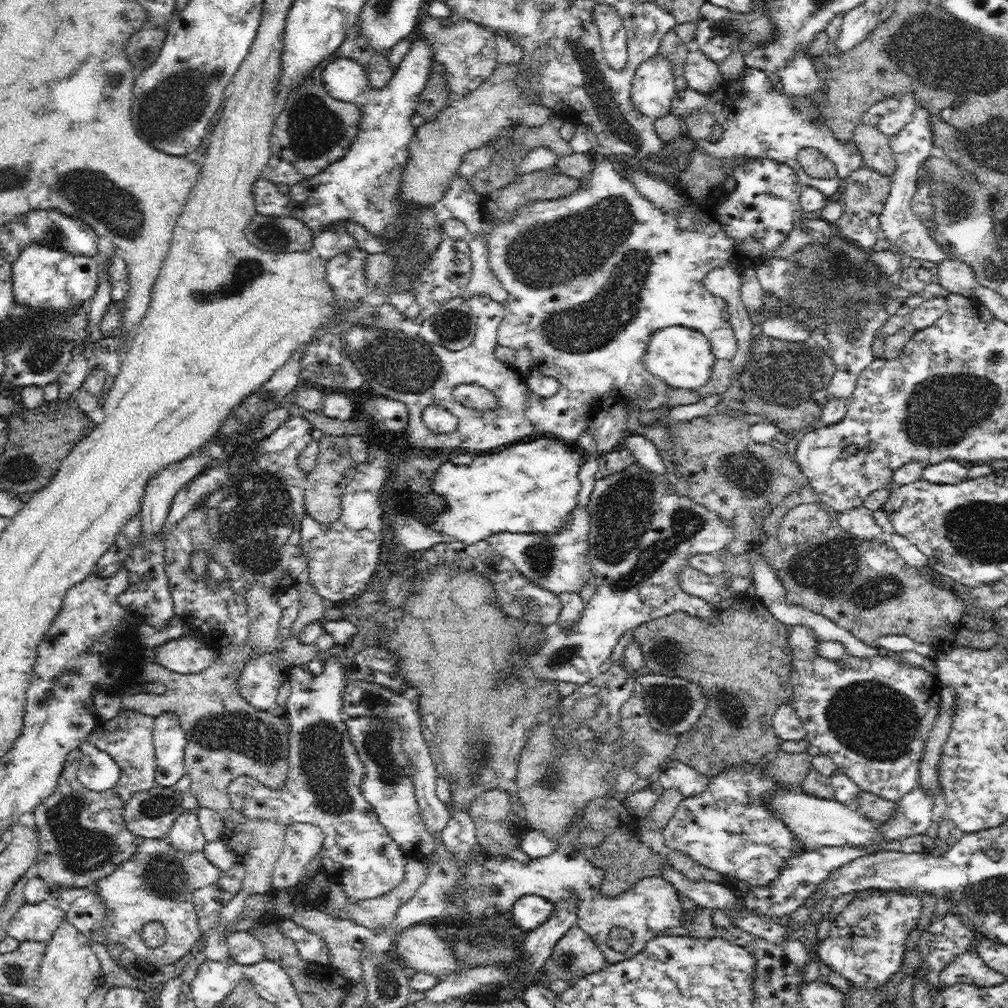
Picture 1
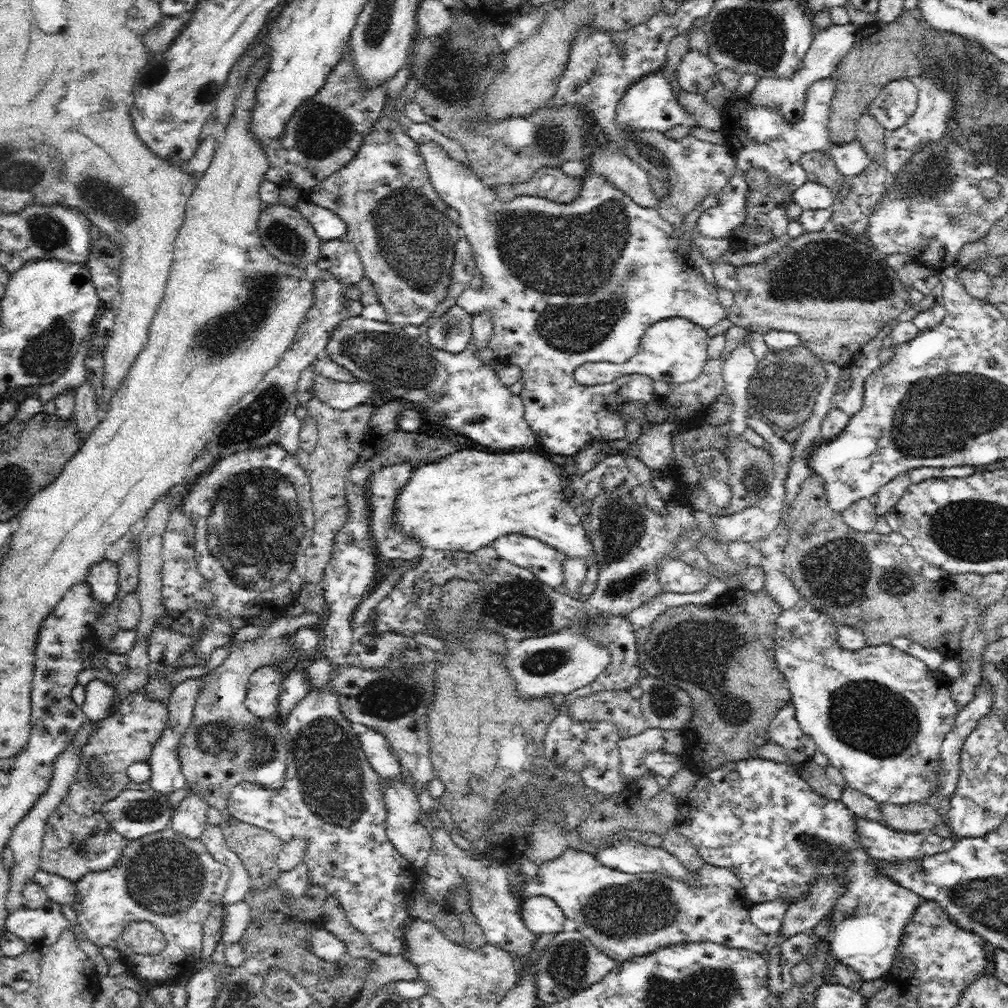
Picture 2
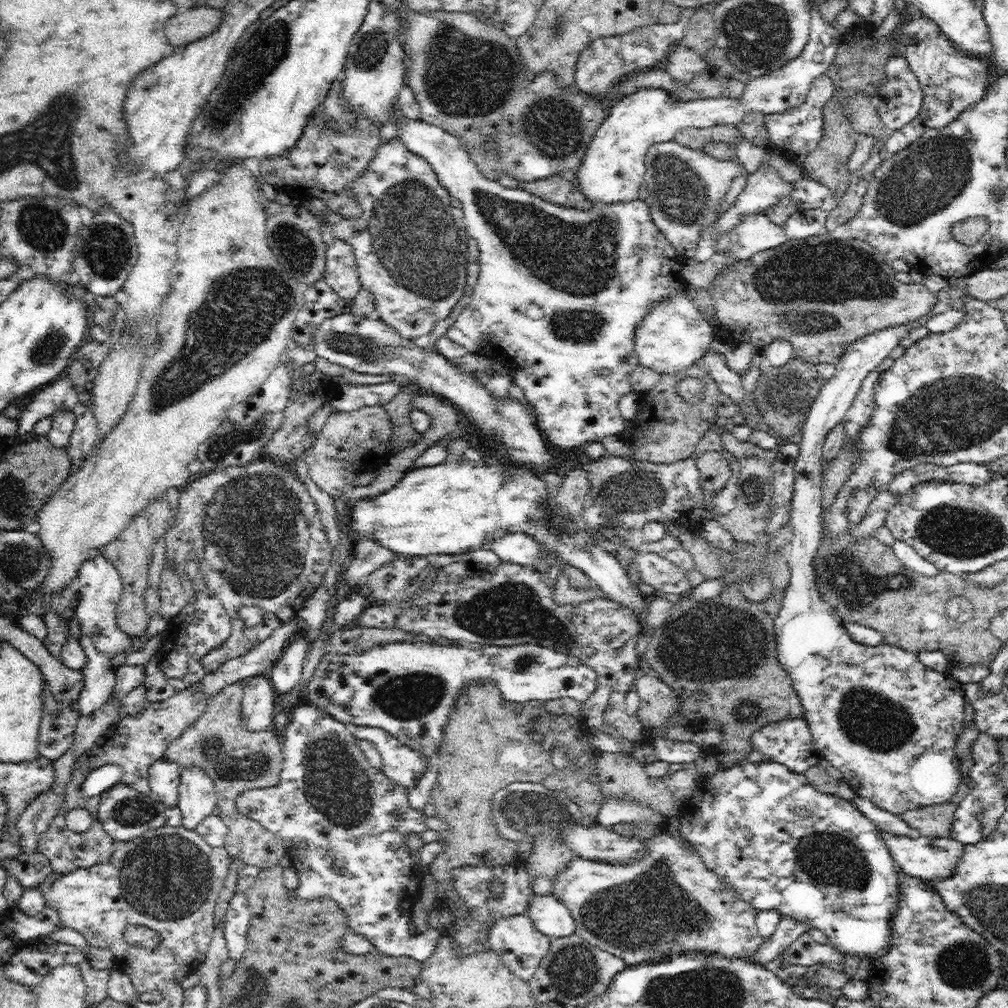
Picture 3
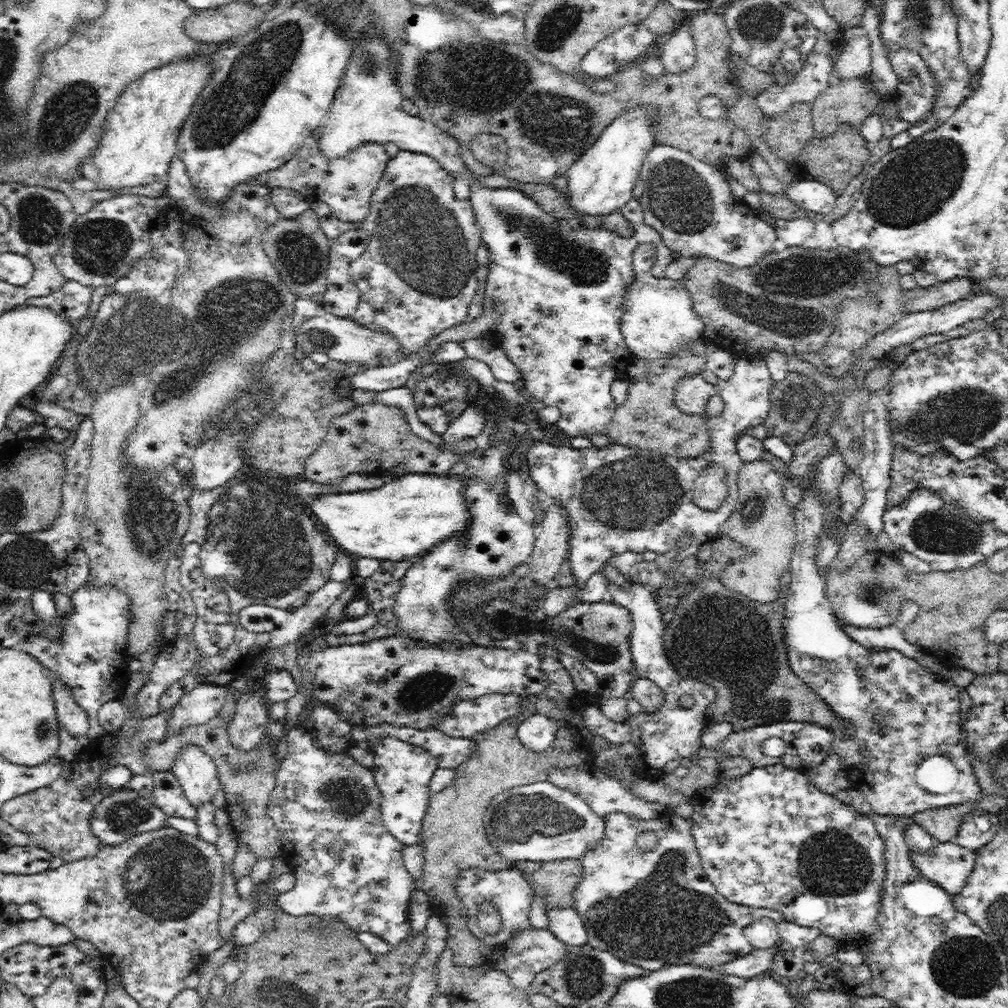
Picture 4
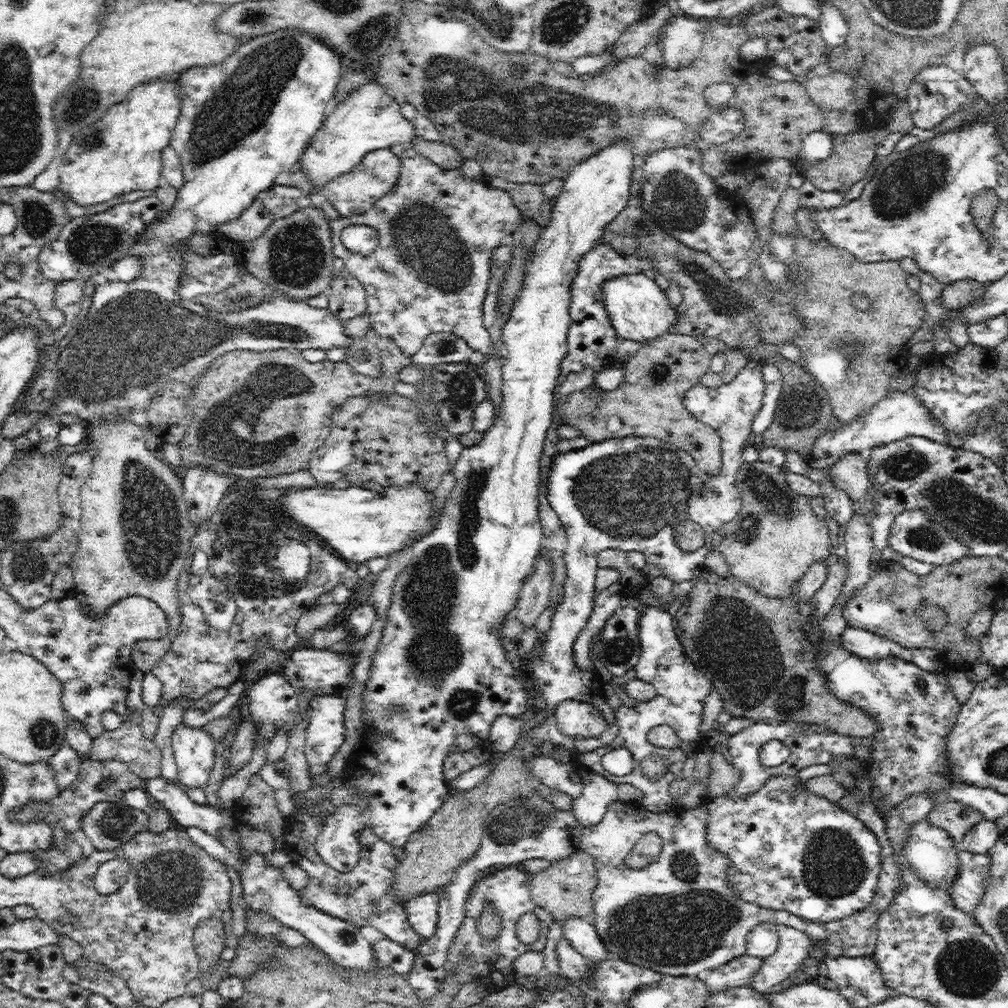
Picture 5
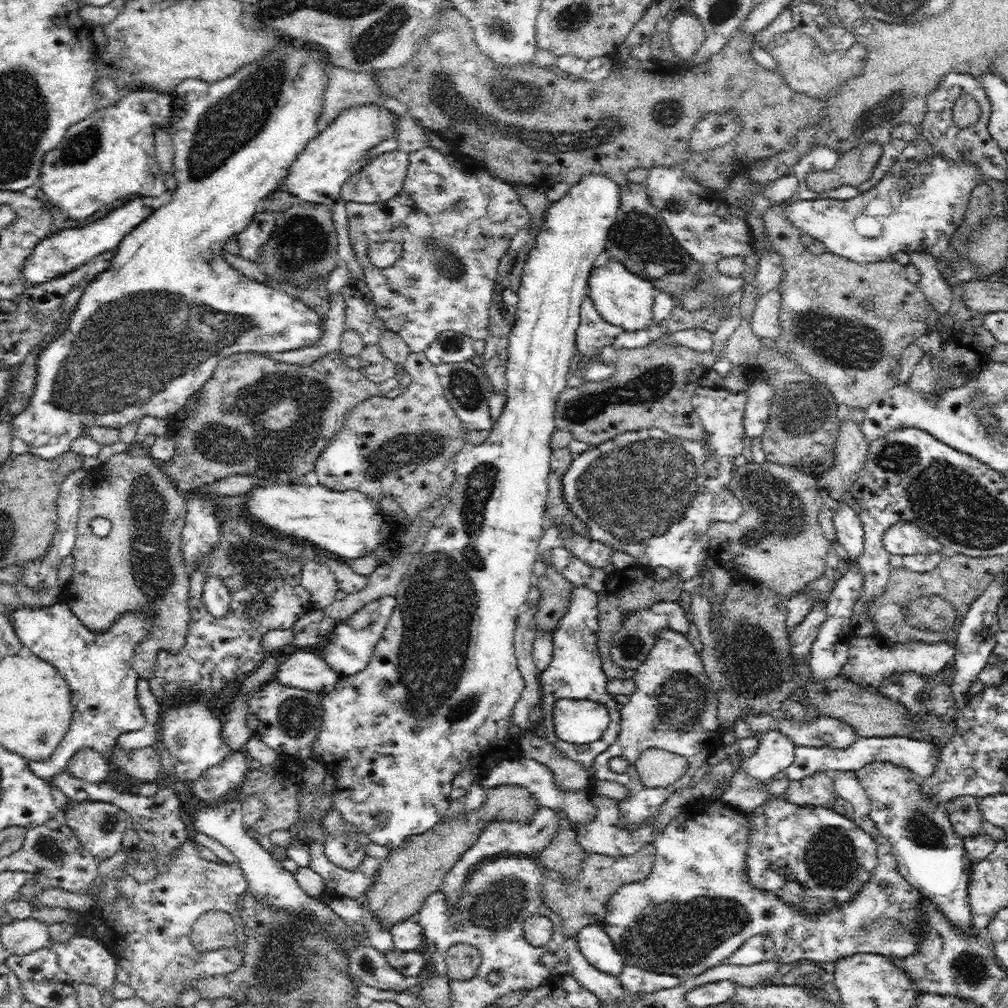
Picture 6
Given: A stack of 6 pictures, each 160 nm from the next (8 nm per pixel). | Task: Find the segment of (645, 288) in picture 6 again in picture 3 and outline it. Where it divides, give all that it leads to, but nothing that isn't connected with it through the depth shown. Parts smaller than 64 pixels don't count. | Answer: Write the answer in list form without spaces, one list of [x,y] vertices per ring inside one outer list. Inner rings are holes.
[[[678,291],[674,296],[654,303],[635,330],[634,348],[640,365],[658,374],[687,369],[702,359],[710,344],[719,337],[714,326],[713,321],[698,311],[690,293]]]

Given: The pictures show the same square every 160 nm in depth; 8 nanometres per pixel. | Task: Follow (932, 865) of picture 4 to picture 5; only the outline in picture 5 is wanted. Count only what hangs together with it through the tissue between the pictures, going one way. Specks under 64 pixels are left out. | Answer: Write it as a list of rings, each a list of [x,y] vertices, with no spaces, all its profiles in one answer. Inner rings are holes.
[[[958,846],[958,861],[960,872],[954,878],[954,884],[949,889],[956,908],[968,912],[973,916],[973,911],[983,900],[986,880],[990,878],[990,855],[972,854]]]

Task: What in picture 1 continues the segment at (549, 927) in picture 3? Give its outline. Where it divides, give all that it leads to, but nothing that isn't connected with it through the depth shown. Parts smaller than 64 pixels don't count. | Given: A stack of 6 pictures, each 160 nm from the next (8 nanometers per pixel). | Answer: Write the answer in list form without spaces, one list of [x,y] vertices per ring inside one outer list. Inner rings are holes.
[[[528,894],[522,896],[514,904],[509,915],[514,925],[530,932],[544,925],[546,920],[550,919],[554,906],[552,902],[542,896]]]

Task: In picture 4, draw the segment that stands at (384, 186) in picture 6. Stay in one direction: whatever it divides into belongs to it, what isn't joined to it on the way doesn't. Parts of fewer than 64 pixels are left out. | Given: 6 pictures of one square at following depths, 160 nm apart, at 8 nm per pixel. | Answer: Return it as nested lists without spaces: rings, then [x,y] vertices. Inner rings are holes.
[[[316,128],[308,143],[305,144],[294,158],[282,164],[276,170],[266,172],[268,174],[268,187],[291,188],[303,194],[310,202],[326,203],[330,209],[330,215],[341,221],[357,223],[368,217],[370,209],[370,196],[374,194],[389,156],[383,144],[366,142],[348,152],[344,158],[328,158],[319,149],[320,128]]]

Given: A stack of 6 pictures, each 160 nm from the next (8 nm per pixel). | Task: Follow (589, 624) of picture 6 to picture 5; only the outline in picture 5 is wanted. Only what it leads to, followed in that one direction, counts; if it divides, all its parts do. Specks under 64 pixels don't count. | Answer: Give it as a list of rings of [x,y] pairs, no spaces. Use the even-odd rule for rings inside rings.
[[[749,360],[731,382],[713,389],[699,383],[689,388],[683,397],[689,413],[714,428],[721,437],[722,466],[716,475],[703,474],[688,452],[650,436],[602,440],[554,457],[547,499],[565,530],[567,548],[563,560],[567,577],[563,599],[553,611],[550,630],[543,635],[544,643],[535,646],[526,665],[542,693],[540,703],[545,710],[544,722],[527,733],[526,740],[533,746],[550,742],[554,746],[561,744],[573,754],[592,752],[598,746],[608,747],[620,732],[615,712],[601,693],[602,680],[593,668],[581,669],[574,661],[574,642],[586,628],[594,610],[594,580],[599,568],[596,554],[606,548],[620,549],[626,554],[638,551],[646,556],[647,563],[660,567],[673,582],[700,576],[705,569],[705,557],[712,550],[712,537],[722,524],[736,518],[741,509],[741,495],[735,481],[745,462],[743,453],[752,432],[752,422],[762,408],[763,365]],[[705,485],[712,487],[708,496],[701,494]],[[682,520],[693,520],[705,531],[705,544],[696,552],[683,552],[676,545],[674,527]],[[564,700],[592,703],[604,716],[607,730],[600,738],[594,738],[594,744],[580,746],[576,743],[580,740],[559,732],[555,708]]]

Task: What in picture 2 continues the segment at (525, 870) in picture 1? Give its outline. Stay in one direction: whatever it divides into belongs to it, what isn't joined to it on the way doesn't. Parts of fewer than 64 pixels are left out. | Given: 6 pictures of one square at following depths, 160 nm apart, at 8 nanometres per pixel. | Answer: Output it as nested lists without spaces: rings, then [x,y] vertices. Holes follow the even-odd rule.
[[[567,848],[562,856],[540,864],[537,877],[521,873],[524,877],[522,884],[518,882],[512,887],[510,883],[509,886],[520,900],[534,896],[552,898],[566,919],[574,921],[576,931],[617,964],[680,943],[718,943],[758,954],[764,952],[767,936],[751,922],[750,910],[754,905],[746,899],[740,879],[730,869],[708,863],[702,863],[697,872],[692,870],[692,873],[695,885],[658,872],[625,873],[604,866],[592,853]]]

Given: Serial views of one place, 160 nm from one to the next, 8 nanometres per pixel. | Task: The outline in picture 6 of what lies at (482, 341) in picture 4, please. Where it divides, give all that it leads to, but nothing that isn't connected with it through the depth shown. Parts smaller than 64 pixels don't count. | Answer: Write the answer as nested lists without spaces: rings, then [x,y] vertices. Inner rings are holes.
[[[426,147],[416,152],[408,153],[407,175],[402,182],[400,192],[390,200],[382,203],[357,203],[347,202],[348,216],[348,237],[350,245],[354,249],[354,255],[358,263],[362,265],[365,274],[365,282],[369,291],[373,294],[373,303],[375,304],[376,316],[383,322],[386,329],[397,332],[400,338],[408,344],[410,352],[422,352],[438,338],[438,334],[444,331],[454,331],[470,337],[472,340],[485,339],[489,335],[489,306],[494,292],[494,280],[496,280],[498,264],[500,258],[504,256],[512,237],[529,224],[529,215],[527,209],[519,199],[519,194],[515,191],[515,186],[499,179],[492,174],[488,174],[481,161],[473,161],[470,158],[460,160],[452,154],[444,155],[434,147]],[[380,241],[392,241],[402,244],[402,256],[394,262],[392,267],[378,268],[374,267],[369,259],[368,249],[370,244]]]

